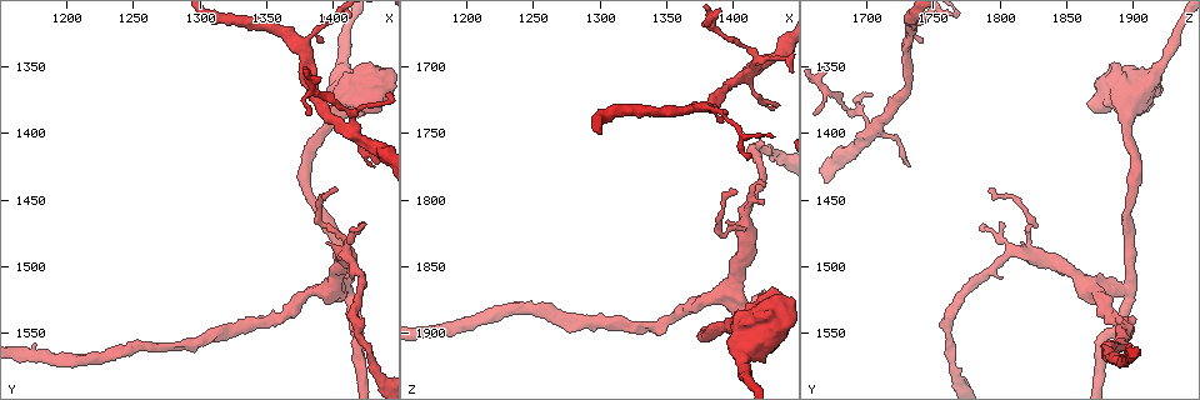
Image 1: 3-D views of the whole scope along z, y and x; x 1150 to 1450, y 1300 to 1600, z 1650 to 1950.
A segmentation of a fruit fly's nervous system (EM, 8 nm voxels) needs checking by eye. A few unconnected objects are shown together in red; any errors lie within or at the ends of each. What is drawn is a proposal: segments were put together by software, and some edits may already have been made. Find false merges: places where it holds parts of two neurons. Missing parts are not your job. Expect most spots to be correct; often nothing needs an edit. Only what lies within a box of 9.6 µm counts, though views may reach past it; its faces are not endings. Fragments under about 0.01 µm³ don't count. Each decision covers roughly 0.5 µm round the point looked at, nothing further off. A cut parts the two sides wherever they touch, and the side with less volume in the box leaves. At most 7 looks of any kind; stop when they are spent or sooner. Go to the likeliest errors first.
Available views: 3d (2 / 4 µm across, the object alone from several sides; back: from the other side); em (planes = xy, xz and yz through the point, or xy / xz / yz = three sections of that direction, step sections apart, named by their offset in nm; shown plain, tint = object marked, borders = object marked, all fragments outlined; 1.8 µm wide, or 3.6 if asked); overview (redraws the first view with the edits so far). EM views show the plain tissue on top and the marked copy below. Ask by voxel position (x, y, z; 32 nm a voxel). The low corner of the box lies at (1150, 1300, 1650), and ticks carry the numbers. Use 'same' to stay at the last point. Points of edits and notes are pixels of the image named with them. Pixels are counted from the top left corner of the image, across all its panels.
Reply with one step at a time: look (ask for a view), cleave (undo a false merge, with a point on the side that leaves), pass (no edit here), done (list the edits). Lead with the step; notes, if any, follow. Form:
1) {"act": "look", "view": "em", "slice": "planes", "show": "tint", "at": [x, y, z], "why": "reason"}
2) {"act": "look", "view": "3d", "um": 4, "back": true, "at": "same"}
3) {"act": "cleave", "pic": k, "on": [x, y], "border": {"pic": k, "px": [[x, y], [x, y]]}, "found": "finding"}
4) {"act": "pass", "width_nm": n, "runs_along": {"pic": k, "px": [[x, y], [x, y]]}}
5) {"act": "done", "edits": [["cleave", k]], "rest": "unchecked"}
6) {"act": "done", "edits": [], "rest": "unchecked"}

{"act": "look", "view": "3d", "um": 4, "at": [1418, 1402, 1702]}

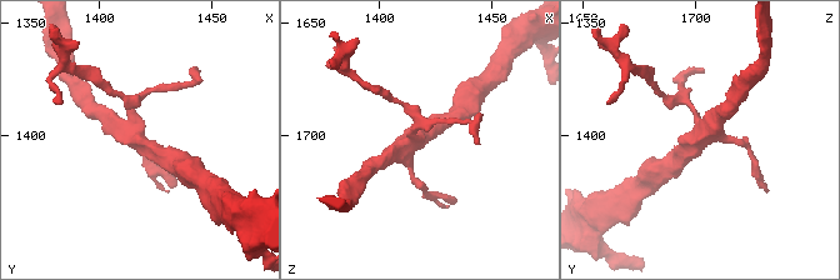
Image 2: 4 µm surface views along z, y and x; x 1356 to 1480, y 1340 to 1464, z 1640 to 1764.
{"act": "look", "view": "em", "slice": "planes", "show": "tint", "at": [1416, 1401, 1701], "arms": 4, "why": "shape alone is not enough"}

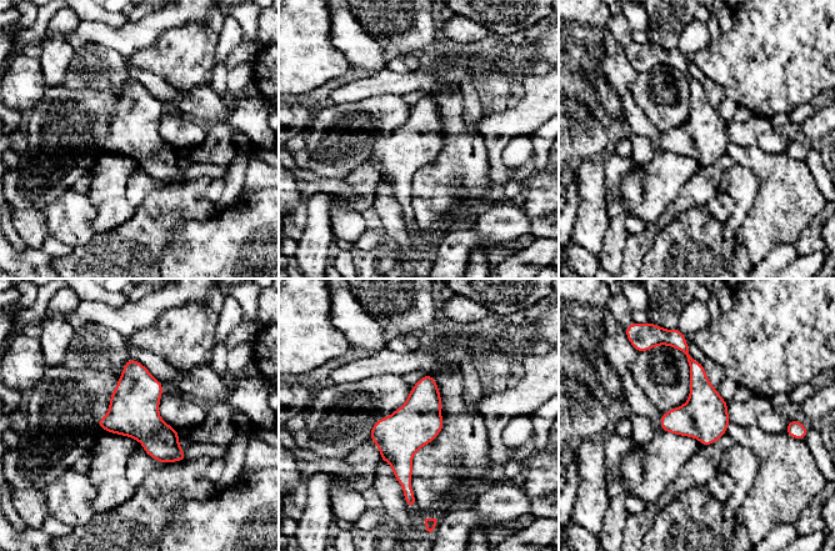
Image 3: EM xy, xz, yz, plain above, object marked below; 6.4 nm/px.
{"act": "pass", "width_nm": 300, "found": "all the same neuron"}

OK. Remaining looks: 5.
{"act": "look", "view": "3d", "um": 2, "at": [1408, 1492, 1820], "why": "thick turns thin"}

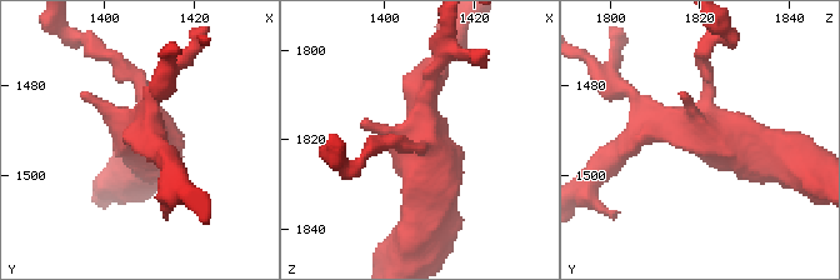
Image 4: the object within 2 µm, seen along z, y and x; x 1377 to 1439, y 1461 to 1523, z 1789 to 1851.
{"act": "look", "view": "em", "slice": "planes", "show": "tint", "at": [1409, 1490, 1820], "arms": 4}

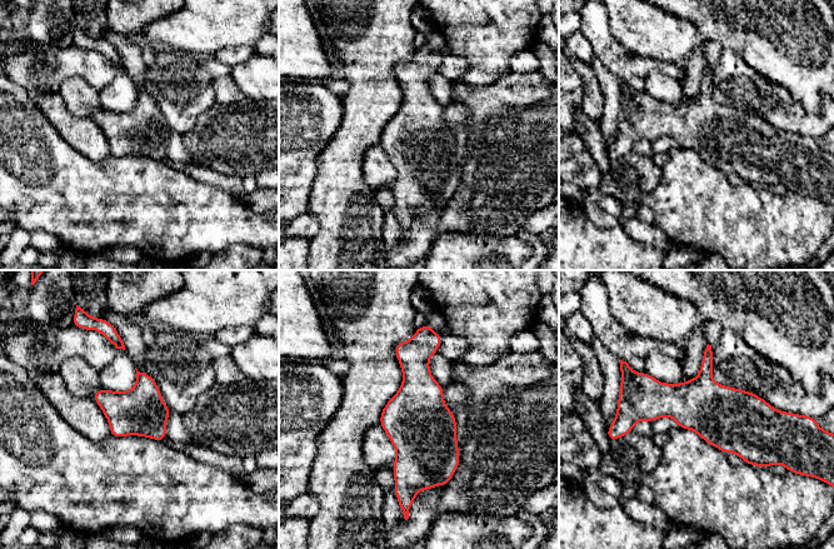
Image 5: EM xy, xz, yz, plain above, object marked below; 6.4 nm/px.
{"act": "pass", "found": "all the same neuron"}

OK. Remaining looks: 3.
{"act": "look", "view": "em", "um": 3.6, "slice": "planes", "show": "tint", "at": [1408, 1356, 1916]}

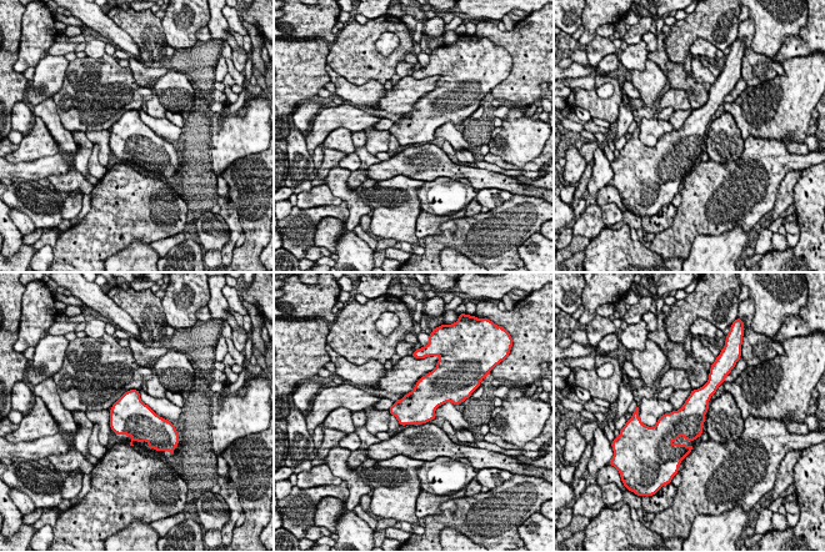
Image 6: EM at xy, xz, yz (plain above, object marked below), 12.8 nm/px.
{"act": "pass", "width_nm": 380, "found": "all the same neuron"}

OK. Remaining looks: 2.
{"act": "done", "edits": [], "rest": "unchecked"}

